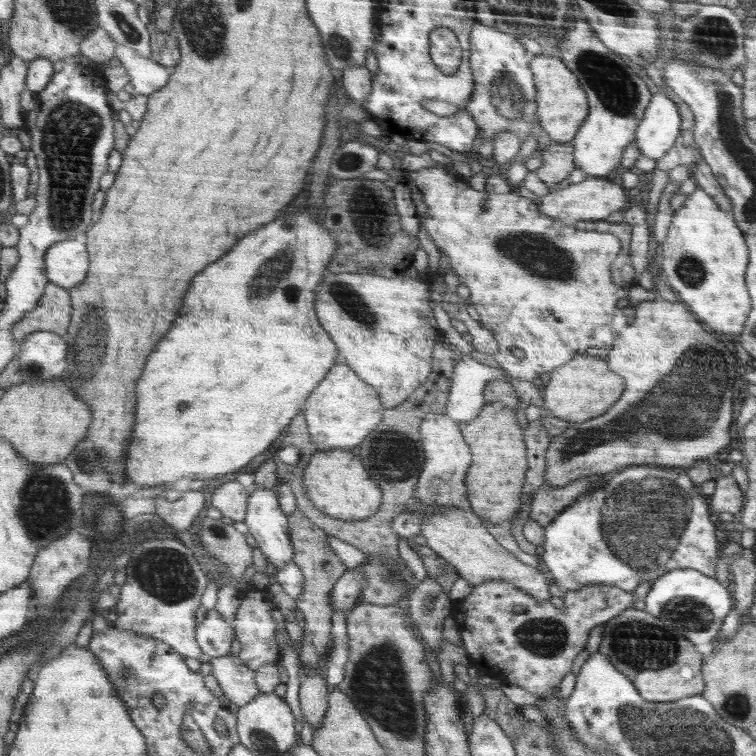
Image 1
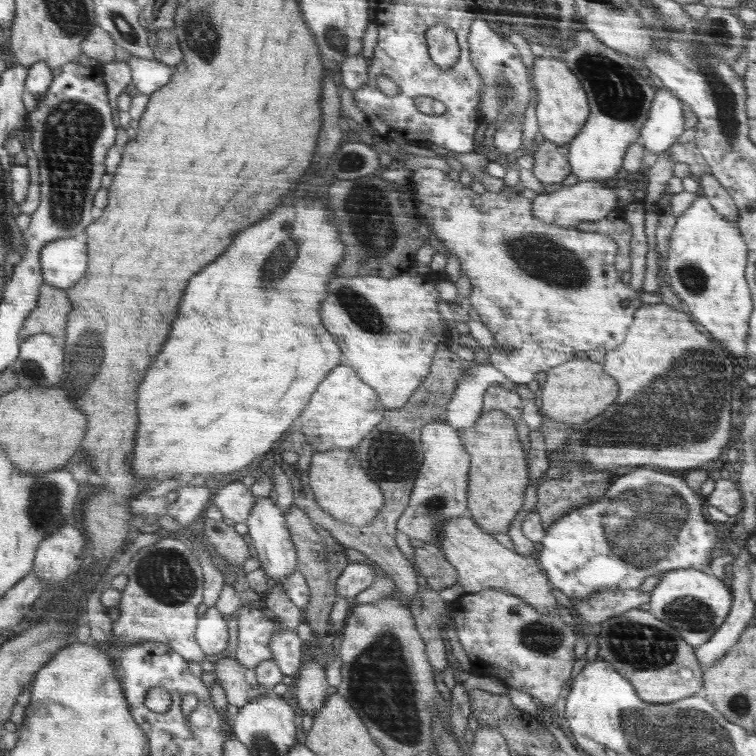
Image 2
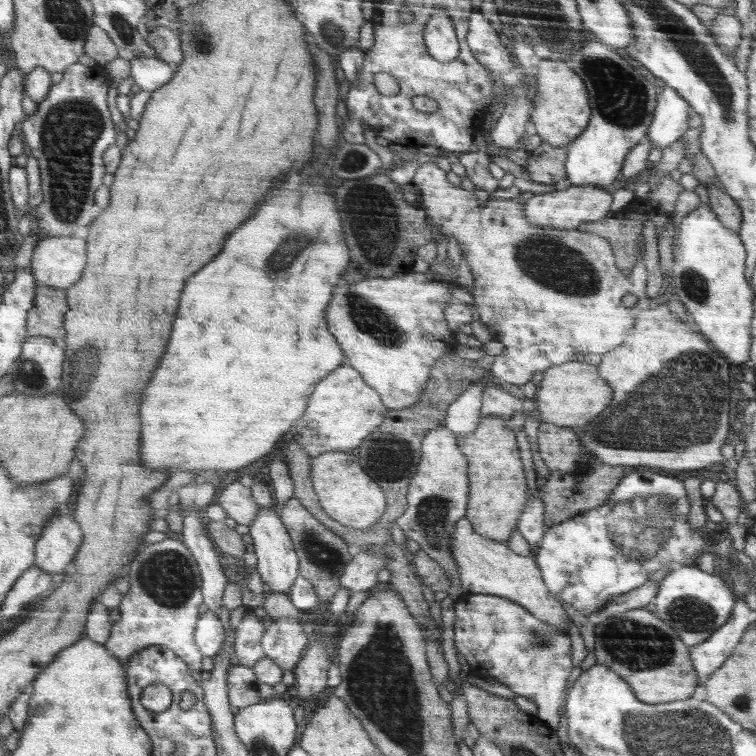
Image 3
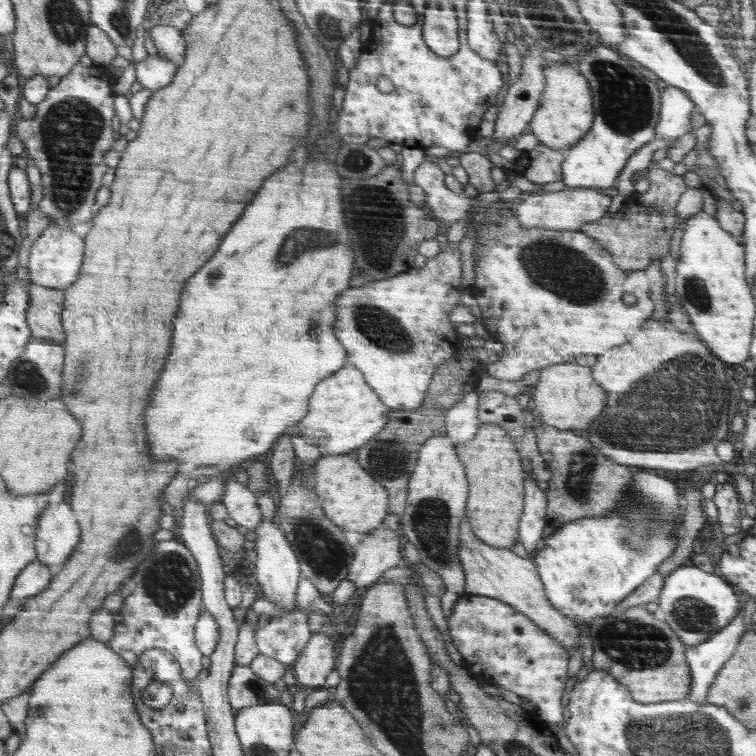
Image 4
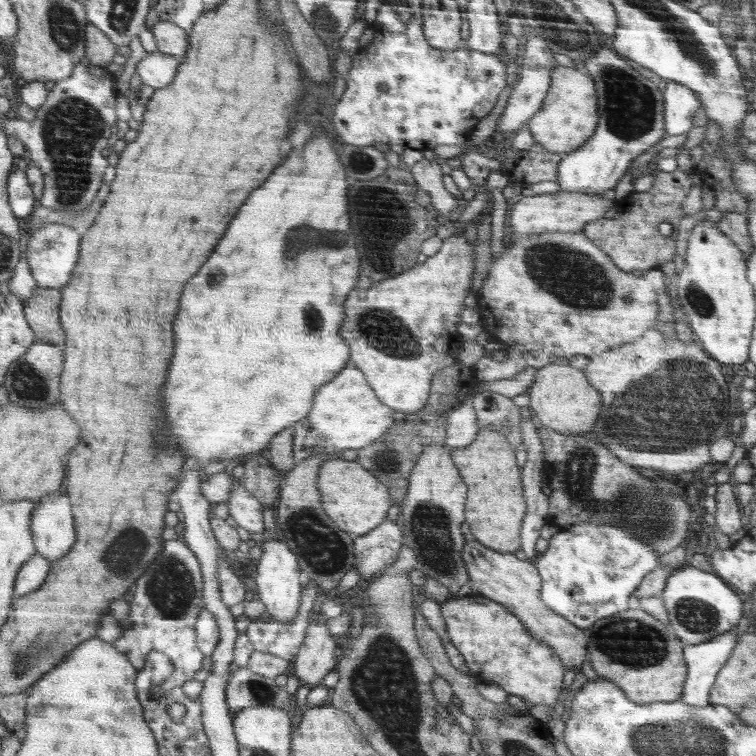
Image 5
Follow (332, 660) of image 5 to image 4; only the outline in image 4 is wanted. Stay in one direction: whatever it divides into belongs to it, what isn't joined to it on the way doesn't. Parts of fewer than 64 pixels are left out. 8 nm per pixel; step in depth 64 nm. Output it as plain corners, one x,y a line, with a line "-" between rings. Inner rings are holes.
312,632
298,659
292,664
296,682
300,686
306,686
308,694
312,692
312,688
324,686
326,676
336,666
332,641
324,633

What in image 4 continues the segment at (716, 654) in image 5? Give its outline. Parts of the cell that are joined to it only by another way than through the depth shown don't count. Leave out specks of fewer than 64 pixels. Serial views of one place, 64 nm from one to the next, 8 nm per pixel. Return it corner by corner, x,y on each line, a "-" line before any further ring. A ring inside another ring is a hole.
740,609
739,616
730,622
727,630
716,633
716,638
686,647
686,660
691,670
691,690
687,698
690,702
707,703
708,690
714,682
714,676
732,657
747,629
743,610

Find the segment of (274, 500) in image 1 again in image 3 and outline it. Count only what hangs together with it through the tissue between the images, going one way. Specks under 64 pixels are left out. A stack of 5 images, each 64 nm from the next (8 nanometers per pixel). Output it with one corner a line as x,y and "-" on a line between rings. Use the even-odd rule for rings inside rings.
270,507
260,508
249,524
249,533
258,559
258,563
254,566
266,584
266,593
286,593
289,596
289,590
295,584
295,578
298,577
299,555
287,527
281,521
280,514

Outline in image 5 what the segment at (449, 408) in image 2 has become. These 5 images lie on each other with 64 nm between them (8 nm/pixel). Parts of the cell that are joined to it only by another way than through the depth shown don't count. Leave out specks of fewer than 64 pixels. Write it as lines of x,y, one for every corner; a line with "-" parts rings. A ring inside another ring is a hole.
468,395
458,408
449,412
446,427
446,446
450,450
464,448
476,438
479,431
473,398

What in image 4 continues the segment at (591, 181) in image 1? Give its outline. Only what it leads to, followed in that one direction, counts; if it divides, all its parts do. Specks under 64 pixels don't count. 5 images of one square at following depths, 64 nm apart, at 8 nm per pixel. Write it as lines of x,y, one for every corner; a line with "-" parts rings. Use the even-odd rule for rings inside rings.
588,188
588,190
562,190
561,192
543,192
533,194
526,200
516,201
514,204
514,214
518,218
520,228
530,230
530,228
546,230
580,231
584,222
602,219
610,206
610,196
605,196

